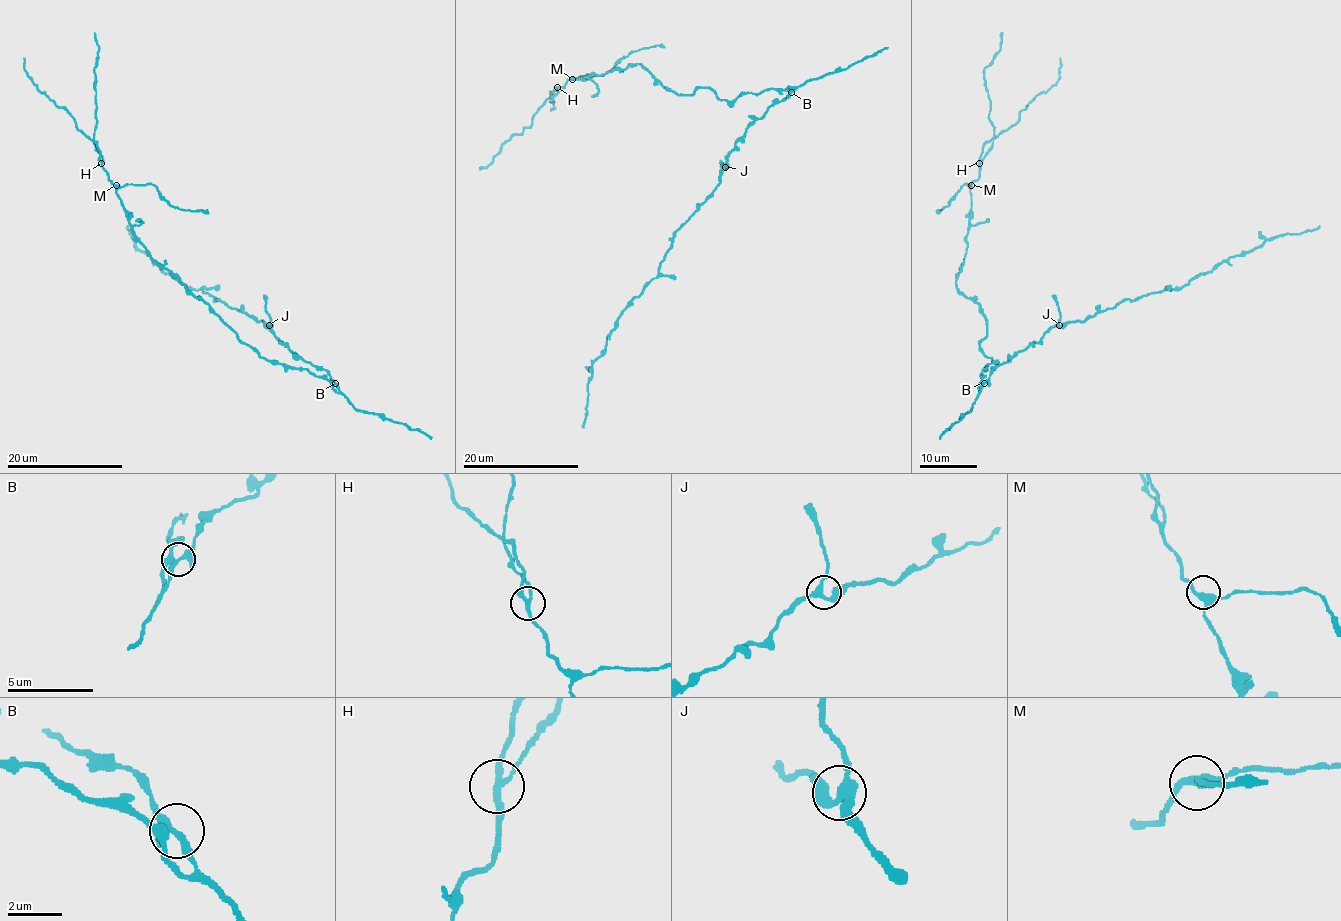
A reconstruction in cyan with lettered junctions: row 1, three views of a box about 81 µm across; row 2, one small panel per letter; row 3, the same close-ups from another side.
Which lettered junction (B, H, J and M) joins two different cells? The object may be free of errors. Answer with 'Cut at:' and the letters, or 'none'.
Cut at: H

